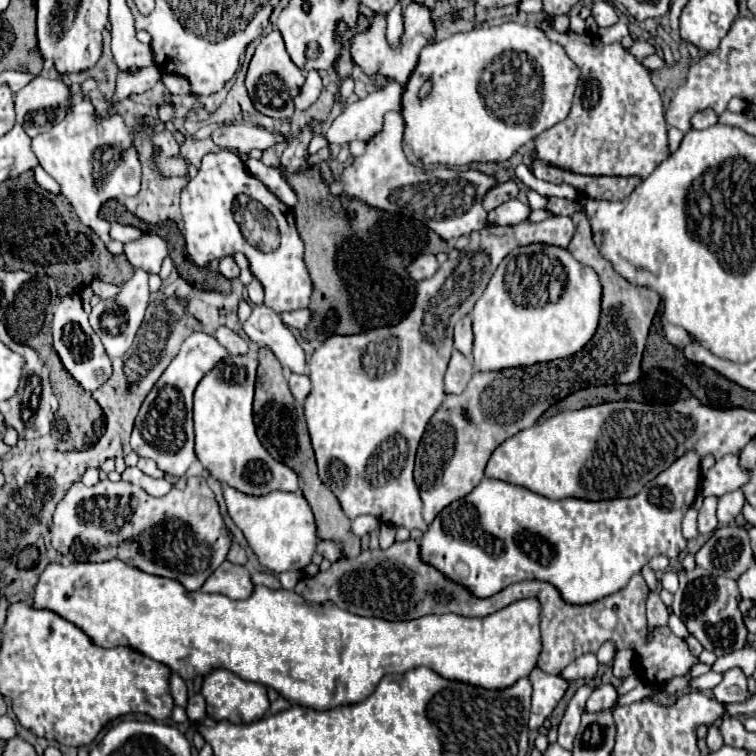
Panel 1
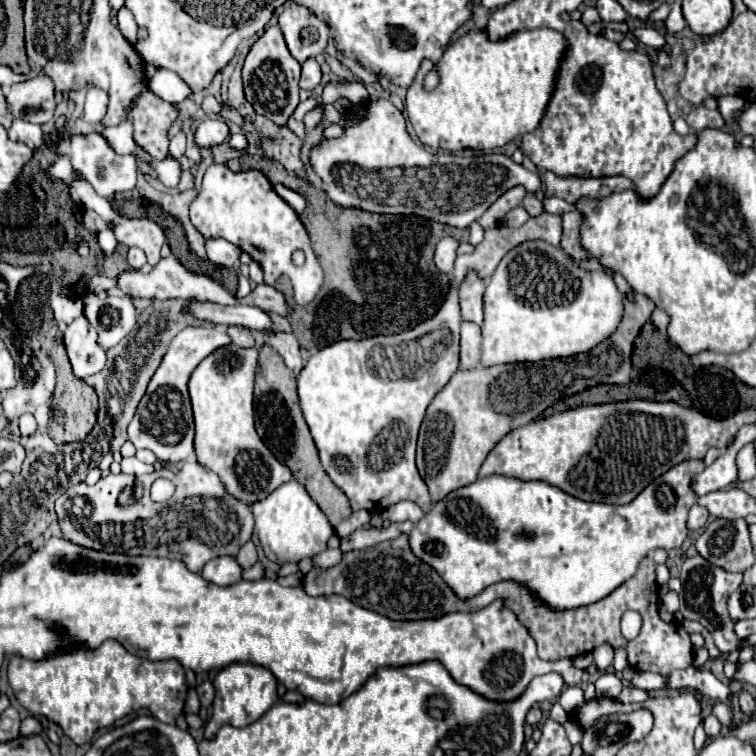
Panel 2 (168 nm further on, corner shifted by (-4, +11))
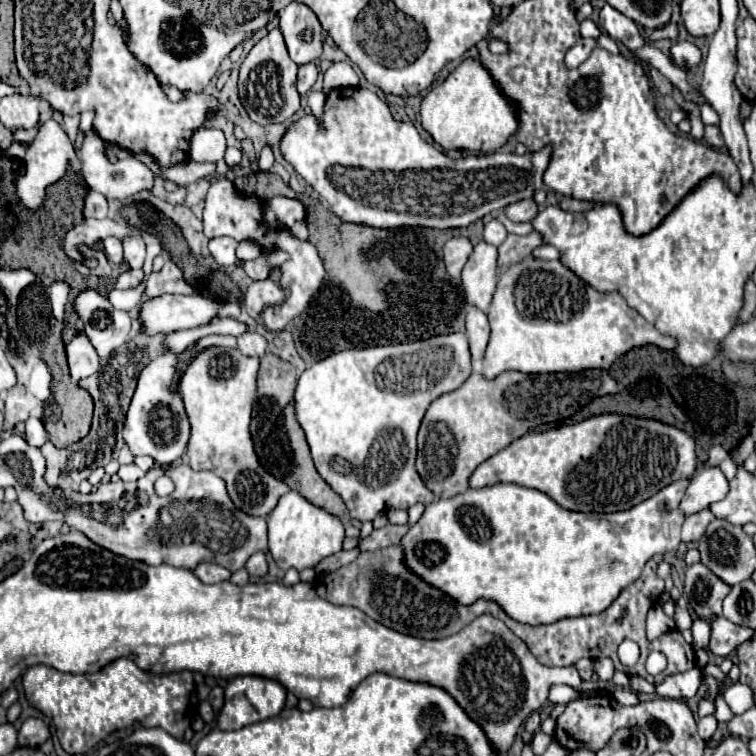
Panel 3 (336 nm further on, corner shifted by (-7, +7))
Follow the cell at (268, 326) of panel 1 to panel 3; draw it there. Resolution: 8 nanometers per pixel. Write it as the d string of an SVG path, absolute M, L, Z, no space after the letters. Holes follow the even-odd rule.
M163 295L157 299L149 299L141 309L141 323L145 325L147 335L155 333L173 333L179 329L195 329L199 325L211 323L213 319L223 317L239 317L239 307L235 303L221 303L217 299L209 299L203 295Z

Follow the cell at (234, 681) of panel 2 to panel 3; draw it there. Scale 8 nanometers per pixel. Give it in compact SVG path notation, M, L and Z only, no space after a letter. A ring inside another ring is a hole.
M259 675L235 677L225 687L225 705L217 717L217 727L223 731L233 731L233 729L243 729L247 725L265 721L267 717L275 717L285 705L285 695L287 695L285 687L279 685L279 681L275 679L267 679Z

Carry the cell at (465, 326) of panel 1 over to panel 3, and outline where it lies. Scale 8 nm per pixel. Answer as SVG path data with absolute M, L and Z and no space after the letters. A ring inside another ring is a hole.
M485 241L473 247L471 257L463 269L463 289L469 305L483 309L487 313L493 291L495 291L495 273L497 273L497 247Z

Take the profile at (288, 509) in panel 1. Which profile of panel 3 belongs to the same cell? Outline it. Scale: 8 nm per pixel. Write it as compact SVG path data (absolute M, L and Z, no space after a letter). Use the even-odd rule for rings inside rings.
M293 489L285 493L279 499L277 507L267 515L267 527L269 527L269 553L283 571L291 567L295 567L297 571L315 567L321 559L341 551L345 539L343 523L335 515L311 505L301 493L295 493Z

